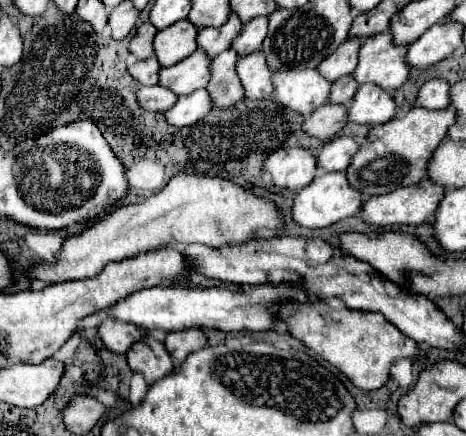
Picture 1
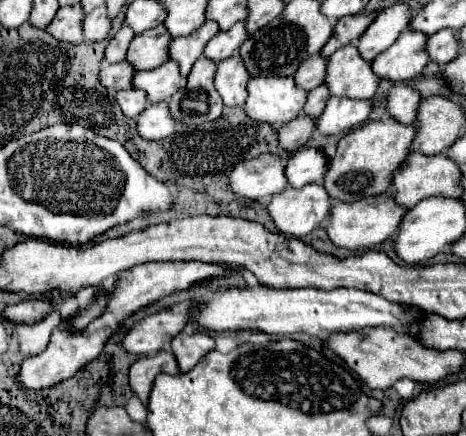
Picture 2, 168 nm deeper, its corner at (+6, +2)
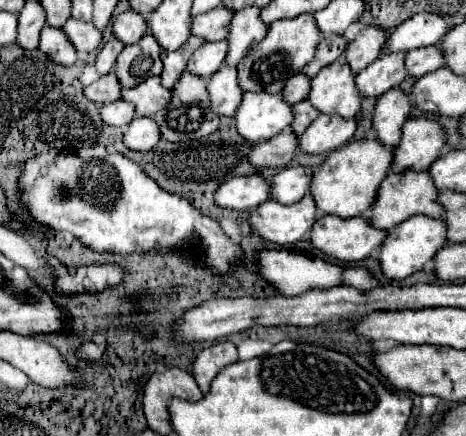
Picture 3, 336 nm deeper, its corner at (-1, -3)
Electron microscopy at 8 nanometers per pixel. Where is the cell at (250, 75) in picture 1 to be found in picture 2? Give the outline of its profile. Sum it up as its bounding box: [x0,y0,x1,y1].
[215,54,249,106]

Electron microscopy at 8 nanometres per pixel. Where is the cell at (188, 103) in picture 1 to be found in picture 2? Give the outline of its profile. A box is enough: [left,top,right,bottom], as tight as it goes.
[137,102,177,140]

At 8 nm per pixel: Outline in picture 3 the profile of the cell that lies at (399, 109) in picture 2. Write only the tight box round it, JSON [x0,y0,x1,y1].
[374,87,410,147]

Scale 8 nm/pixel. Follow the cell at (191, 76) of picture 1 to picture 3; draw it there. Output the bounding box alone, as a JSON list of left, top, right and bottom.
[120,77,172,117]

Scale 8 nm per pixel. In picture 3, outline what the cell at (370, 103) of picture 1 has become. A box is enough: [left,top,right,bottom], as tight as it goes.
[300,115,358,153]

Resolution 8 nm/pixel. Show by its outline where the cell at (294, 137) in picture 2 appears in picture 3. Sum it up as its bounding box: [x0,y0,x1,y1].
[250,129,298,167]

